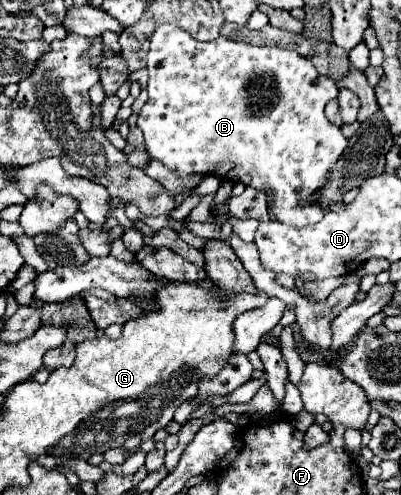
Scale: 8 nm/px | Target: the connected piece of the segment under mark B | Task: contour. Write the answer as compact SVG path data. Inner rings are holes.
M161 24L161 26L155 28L155 32L151 36L151 48L149 48L149 54L147 54L147 70L149 70L149 86L147 86L149 100L145 102L143 110L139 112L137 126L141 128L141 132L145 136L145 144L147 144L151 158L159 160L161 164L165 164L171 170L177 170L179 176L217 174L223 180L243 182L245 186L253 186L253 188L263 190L263 192L273 190L273 194L275 194L273 212L275 212L275 220L279 220L279 222L285 222L285 224L291 224L291 226L307 226L307 224L319 222L323 218L321 206L313 202L311 194L325 184L329 168L337 162L337 158L341 156L341 152L347 146L347 138L323 114L325 104L329 100L337 98L339 88L331 78L321 76L309 58L301 56L299 52L295 52L291 48L255 46L255 44L247 44L247 42L235 42L235 40L229 40L229 38L223 38L223 36L219 36L217 40L211 40L211 42L199 42L199 40L191 38L189 32L181 30L177 24Z

